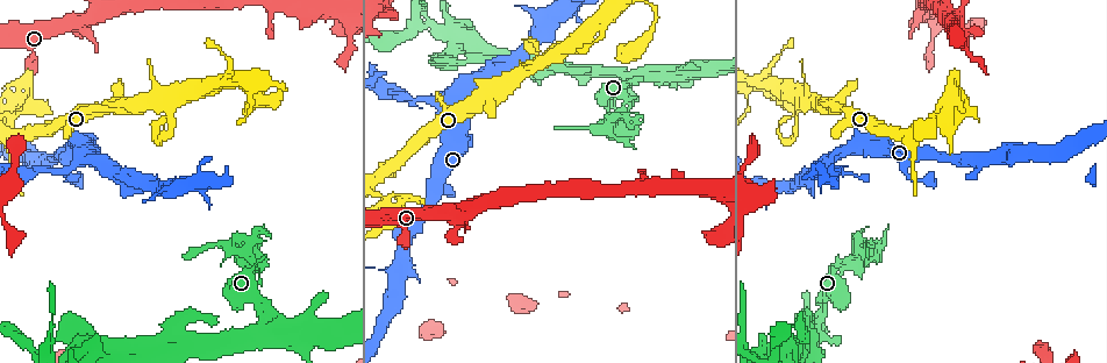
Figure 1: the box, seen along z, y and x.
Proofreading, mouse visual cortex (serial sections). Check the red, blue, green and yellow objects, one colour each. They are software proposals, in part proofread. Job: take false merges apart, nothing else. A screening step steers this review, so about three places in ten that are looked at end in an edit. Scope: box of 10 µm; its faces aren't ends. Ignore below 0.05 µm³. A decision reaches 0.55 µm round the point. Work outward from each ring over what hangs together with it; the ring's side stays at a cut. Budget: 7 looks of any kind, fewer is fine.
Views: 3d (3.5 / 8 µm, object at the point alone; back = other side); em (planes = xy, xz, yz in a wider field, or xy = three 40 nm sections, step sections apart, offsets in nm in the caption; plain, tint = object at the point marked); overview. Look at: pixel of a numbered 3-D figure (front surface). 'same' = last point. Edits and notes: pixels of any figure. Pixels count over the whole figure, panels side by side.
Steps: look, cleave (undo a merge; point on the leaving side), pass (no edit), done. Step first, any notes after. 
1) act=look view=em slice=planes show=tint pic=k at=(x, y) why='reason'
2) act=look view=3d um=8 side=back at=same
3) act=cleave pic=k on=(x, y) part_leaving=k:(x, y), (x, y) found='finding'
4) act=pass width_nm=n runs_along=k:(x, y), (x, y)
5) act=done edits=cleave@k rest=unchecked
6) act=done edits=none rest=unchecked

act=look view=3d um=3.5 pic=1 at=(91, 154) why='small branch off a trunk'

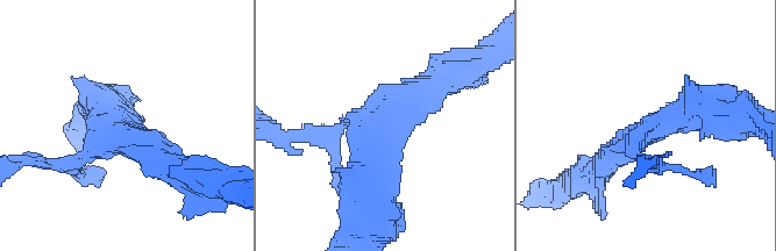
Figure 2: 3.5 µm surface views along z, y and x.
act=look view=em slice=xy step=5 show=plain pic=2 at=(644, 134) arms=3 arm_widths_nm=200,350,450 why='shape alone is not enough'

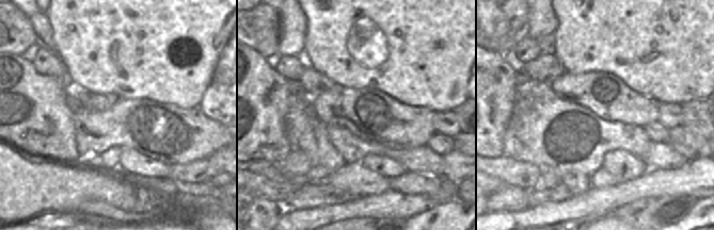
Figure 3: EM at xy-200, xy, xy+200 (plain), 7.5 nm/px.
act=look view=em slice=xy step=5 show=tint at=same

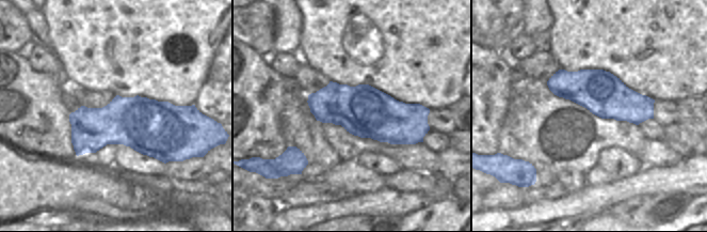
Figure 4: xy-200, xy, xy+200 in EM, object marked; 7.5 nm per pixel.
act=pass runs_along=2:(370, 195), (381, 130), (438, 85) found='continuous, no second cell'

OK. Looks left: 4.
act=look view=3d um=3.5 pic=1 at=(832, 183) why='abrupt turn'

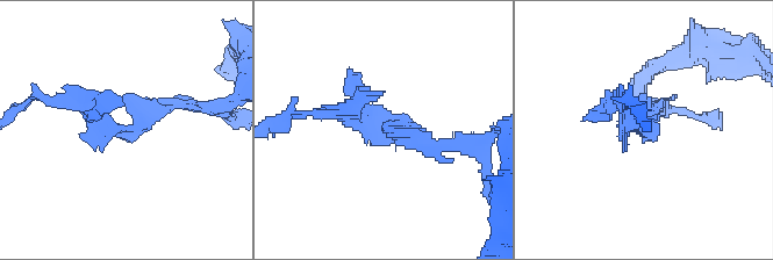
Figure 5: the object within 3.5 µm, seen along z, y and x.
act=look view=em slice=xy step=5 show=tint pic=5 at=(645, 136) arm_widths_nm=100,200 why='shape alone is not enough'

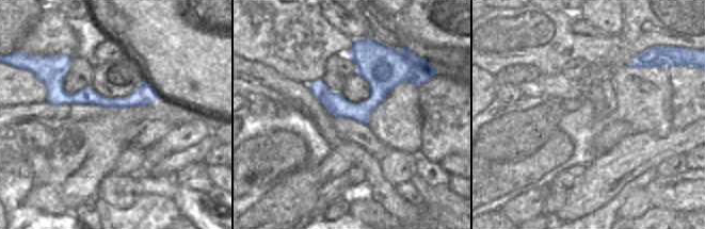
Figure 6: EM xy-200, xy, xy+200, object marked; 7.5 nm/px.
act=cleave pic=5 on=(615, 105) part_leaving=5:(641, 125), (620, 98), (599, 112) found='two cells meet here'

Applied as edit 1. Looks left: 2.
act=look view=overview

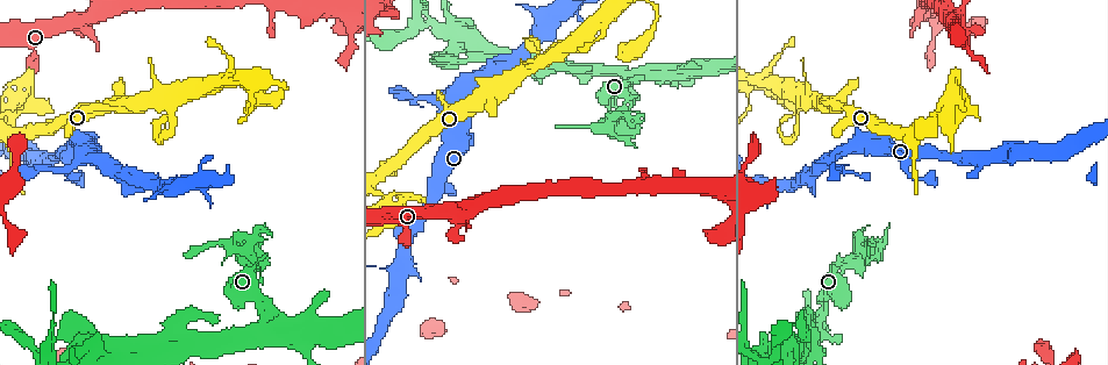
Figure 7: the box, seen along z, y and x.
act=look view=3d um=3.5 pic=7 at=(23, 101) why='sharp bend'

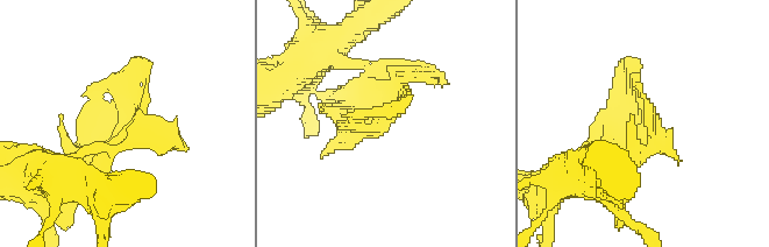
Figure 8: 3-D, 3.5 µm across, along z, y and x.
act=pass runs_along=8:(592, 148), (631, 62) found='continuous, no second cell'

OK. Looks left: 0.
act=done edits=cleave@5 rest=unchecked

